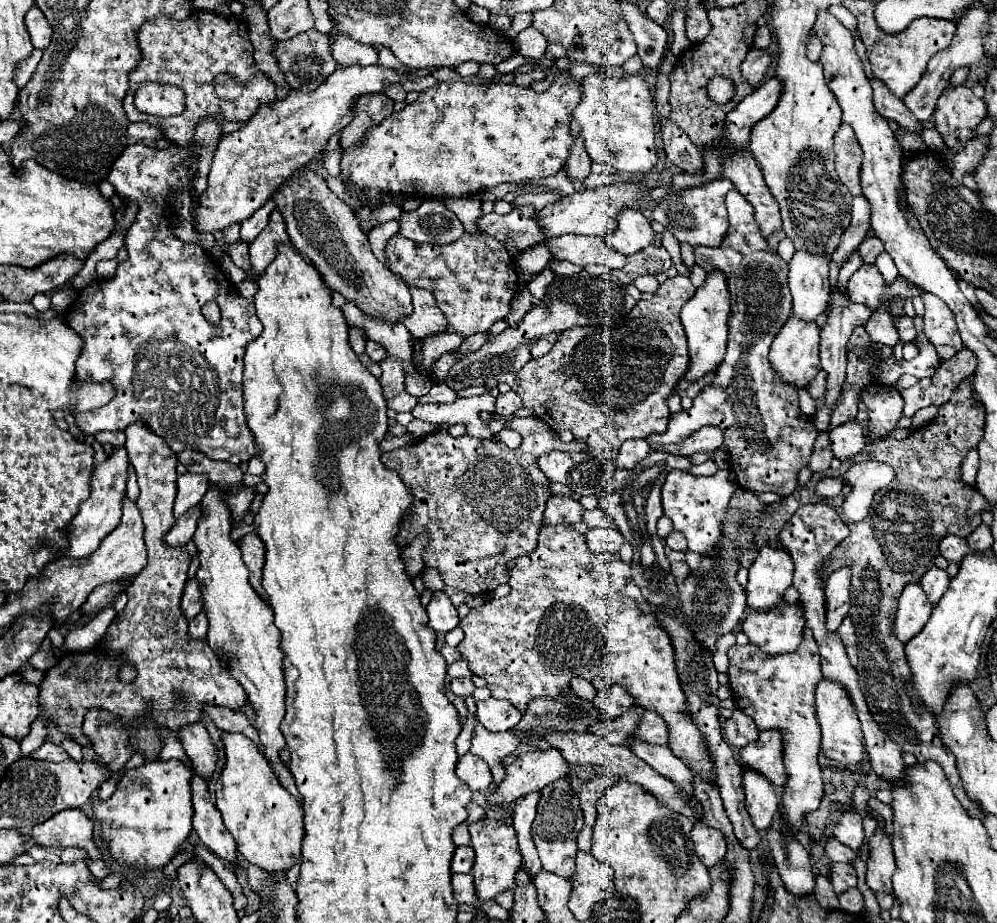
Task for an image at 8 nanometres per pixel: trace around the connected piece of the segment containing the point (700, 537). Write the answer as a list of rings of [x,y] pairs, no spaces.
[[[671,471],[663,483],[663,513],[673,521],[673,529],[685,533],[689,551],[699,555],[715,553],[719,539],[723,539],[723,519],[727,519],[727,507],[731,495],[737,491],[737,483],[731,471],[717,471],[711,477],[695,477],[685,471]]]

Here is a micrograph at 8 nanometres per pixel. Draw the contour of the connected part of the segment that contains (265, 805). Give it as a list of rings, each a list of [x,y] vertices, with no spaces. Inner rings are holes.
[[[223,733],[221,741],[225,745],[225,767],[221,771],[221,797],[219,797],[219,811],[223,815],[225,827],[233,833],[239,855],[259,869],[265,871],[287,871],[295,865],[301,857],[301,839],[303,839],[303,807],[299,801],[283,789],[275,773],[269,769],[267,759],[259,753],[255,743],[239,733]]]

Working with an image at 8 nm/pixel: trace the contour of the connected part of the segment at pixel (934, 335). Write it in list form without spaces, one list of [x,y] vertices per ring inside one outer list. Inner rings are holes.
[[[921,291],[919,297],[925,303],[923,329],[927,339],[935,345],[941,359],[953,357],[957,351],[963,349],[963,341],[959,337],[959,331],[949,307],[927,291]]]

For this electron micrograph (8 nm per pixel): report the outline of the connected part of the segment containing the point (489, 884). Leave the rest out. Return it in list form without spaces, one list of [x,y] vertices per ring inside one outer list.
[[[481,819],[469,825],[471,847],[475,849],[475,865],[473,865],[473,883],[477,899],[493,901],[507,889],[515,887],[515,873],[521,867],[521,851],[517,845],[517,833],[513,827],[497,821],[497,819]]]

